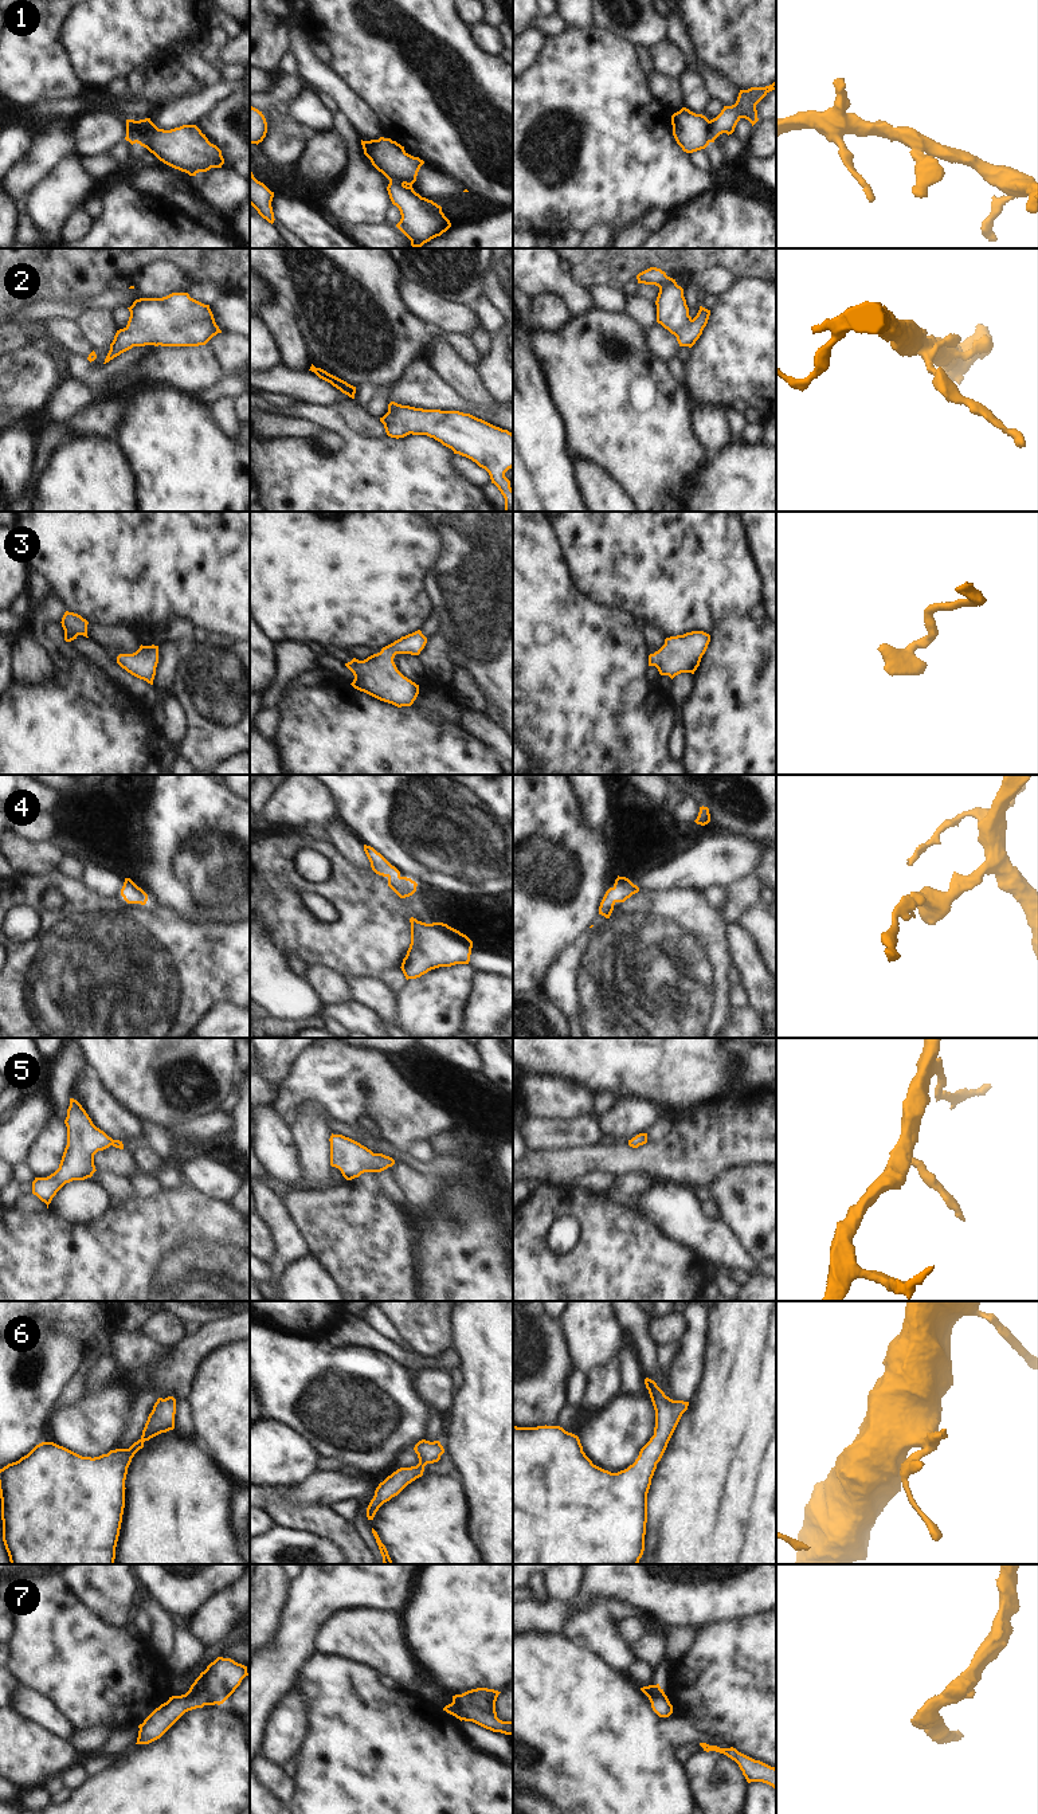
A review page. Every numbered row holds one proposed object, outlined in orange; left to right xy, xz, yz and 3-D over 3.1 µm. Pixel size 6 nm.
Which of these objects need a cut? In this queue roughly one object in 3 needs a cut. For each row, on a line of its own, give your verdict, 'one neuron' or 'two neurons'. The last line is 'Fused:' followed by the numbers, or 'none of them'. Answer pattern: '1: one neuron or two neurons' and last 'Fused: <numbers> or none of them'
1: two neurons
2: one neuron
3: one neuron
4: one neuron
5: one neuron
6: one neuron
7: two neurons
Fused: 1, 7

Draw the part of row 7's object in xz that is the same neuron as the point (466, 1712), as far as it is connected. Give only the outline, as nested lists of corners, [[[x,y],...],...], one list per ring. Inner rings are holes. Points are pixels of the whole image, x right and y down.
[[[451,1703],[446,1705],[443,1711],[455,1716],[461,1721],[473,1721],[493,1732],[513,1735],[513,1721],[502,1721],[498,1717],[485,1713],[483,1711],[474,1708],[469,1704],[455,1705],[454,1703]]]

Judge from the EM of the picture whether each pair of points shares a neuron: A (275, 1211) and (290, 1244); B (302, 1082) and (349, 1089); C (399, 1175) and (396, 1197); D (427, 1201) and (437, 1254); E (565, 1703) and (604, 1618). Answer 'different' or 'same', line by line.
A: same
B: same
C: different
D: different
E: different

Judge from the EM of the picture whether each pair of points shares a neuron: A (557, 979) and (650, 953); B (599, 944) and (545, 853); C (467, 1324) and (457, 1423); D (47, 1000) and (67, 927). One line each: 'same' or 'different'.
A: same
B: different
C: same
D: same

